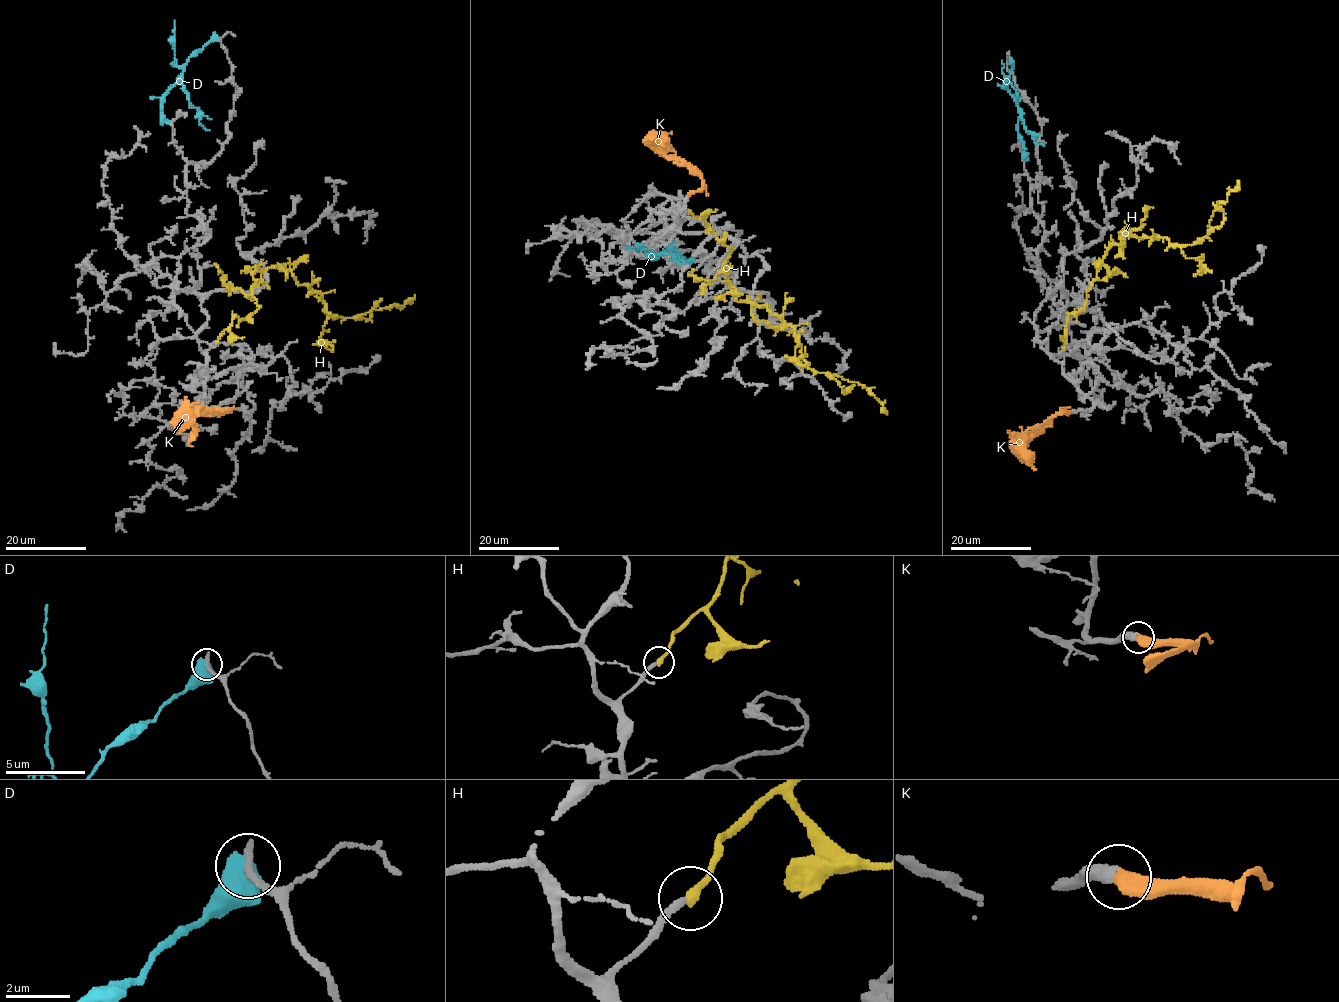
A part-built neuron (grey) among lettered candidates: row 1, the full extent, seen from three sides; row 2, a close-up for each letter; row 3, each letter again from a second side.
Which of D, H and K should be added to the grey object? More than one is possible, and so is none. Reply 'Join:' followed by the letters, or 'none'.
Join: H, K

